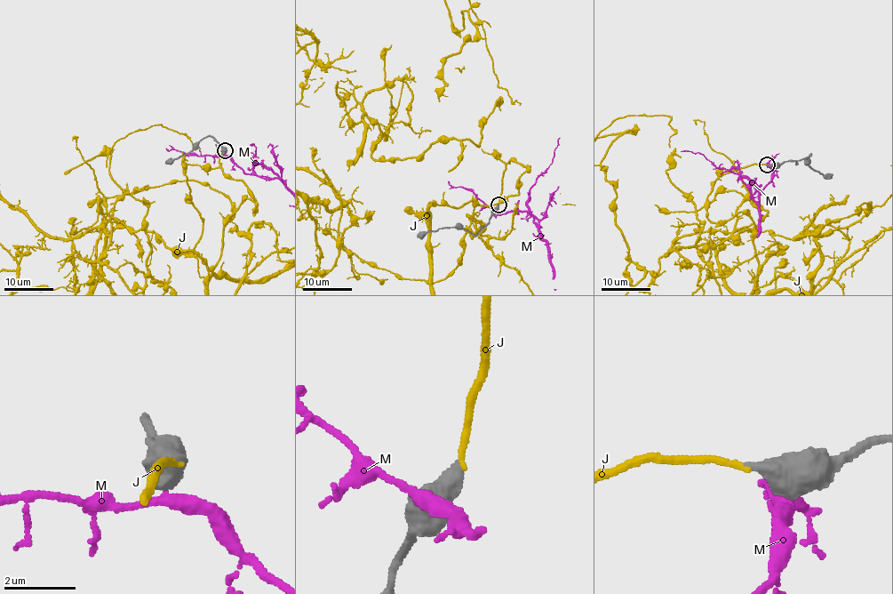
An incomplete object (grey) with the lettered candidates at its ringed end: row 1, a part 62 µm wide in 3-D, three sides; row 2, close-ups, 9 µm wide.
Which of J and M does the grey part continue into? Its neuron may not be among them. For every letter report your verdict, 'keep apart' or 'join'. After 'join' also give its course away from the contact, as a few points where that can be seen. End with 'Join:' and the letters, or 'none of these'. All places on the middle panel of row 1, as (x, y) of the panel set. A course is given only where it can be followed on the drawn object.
J: join
M: keep apart
Join: J

